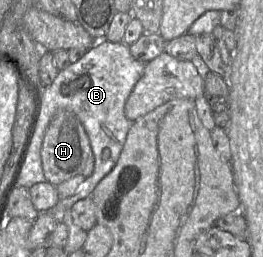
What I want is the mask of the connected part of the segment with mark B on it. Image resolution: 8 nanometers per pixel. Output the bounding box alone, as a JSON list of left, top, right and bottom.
[17,39,145,221]

